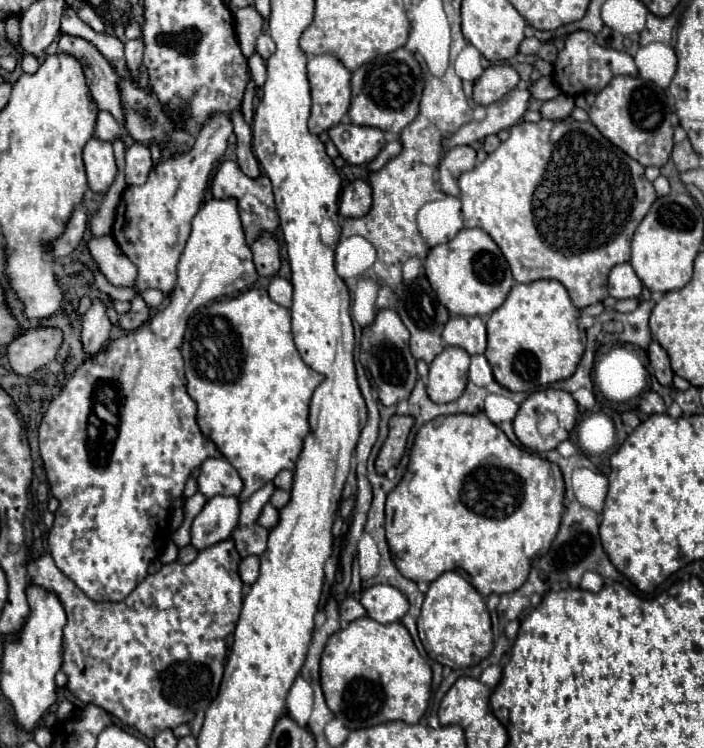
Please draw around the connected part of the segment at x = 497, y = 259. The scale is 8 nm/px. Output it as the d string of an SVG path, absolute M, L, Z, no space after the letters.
M461 229L449 243L431 247L425 257L425 275L441 305L453 315L491 315L511 291L515 279L497 243L483 229Z

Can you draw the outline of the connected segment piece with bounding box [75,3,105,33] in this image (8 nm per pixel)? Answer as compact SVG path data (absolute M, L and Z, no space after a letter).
M85 3L85 5L77 7L77 9L75 9L75 13L79 15L79 19L81 19L81 21L85 21L85 23L87 23L89 27L93 27L95 31L101 31L101 33L105 31L105 27L103 27L103 23L101 23L99 15L93 11L93 7L91 7L91 5L87 5L87 3Z

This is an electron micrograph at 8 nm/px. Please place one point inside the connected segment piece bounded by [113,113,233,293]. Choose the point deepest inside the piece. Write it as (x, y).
(153, 221)

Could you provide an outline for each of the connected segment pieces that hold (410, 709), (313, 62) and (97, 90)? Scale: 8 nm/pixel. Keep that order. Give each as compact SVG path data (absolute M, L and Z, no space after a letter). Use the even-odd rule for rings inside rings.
M361 617L329 637L321 655L321 687L327 707L333 711L335 719L339 719L351 731L387 721L419 723L431 697L431 667L419 655L403 623L381 625L371 617Z
M315 55L307 63L309 71L309 83L311 83L311 97L313 97L313 107L311 107L311 119L309 119L309 131L319 135L321 131L327 131L335 127L343 115L349 109L351 101L351 73L347 67L333 55Z
M61 35L59 39L59 53L73 55L85 73L87 87L91 91L91 97L101 111L109 111L119 123L123 123L123 109L121 109L121 97L117 89L117 75L111 67L111 63L85 39Z

